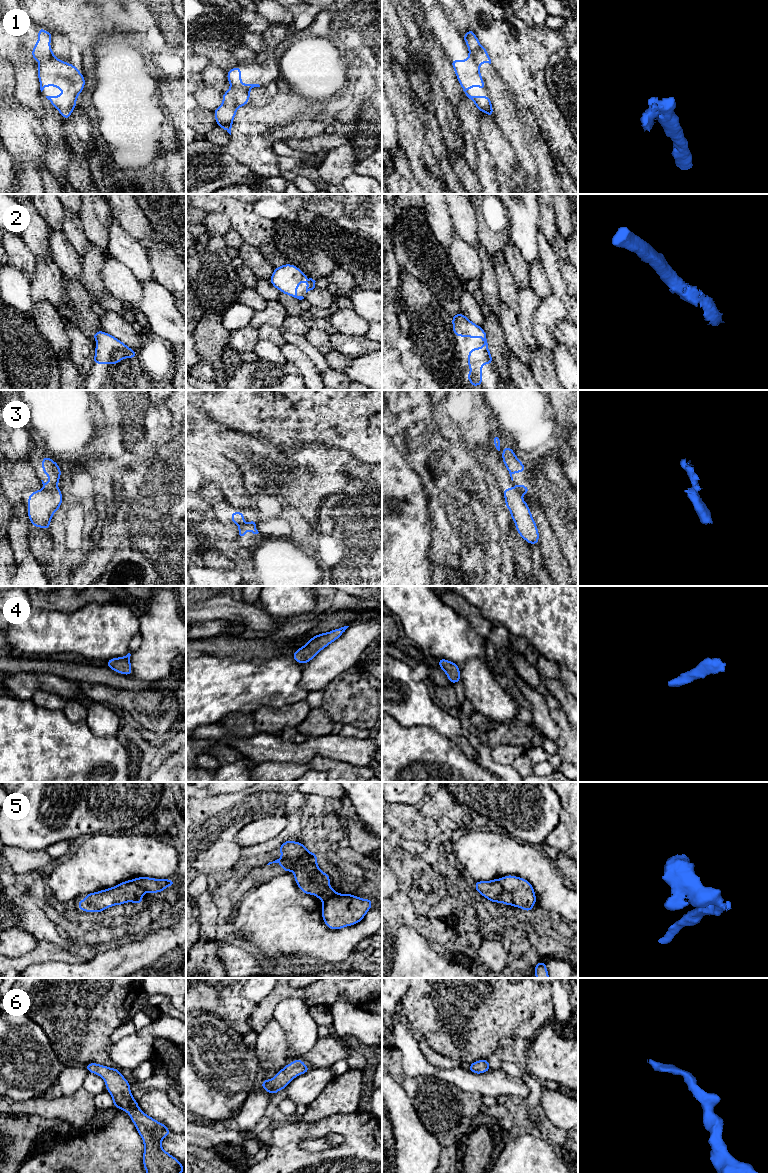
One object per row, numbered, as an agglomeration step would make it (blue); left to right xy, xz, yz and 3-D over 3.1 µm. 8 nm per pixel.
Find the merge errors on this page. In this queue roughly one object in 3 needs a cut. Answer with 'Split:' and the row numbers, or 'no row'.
Split: 1, 3, 5

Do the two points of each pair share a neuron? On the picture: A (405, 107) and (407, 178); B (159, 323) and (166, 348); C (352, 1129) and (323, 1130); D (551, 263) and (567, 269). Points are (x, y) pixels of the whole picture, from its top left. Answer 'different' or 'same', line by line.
A: different
B: different
C: same
D: different

